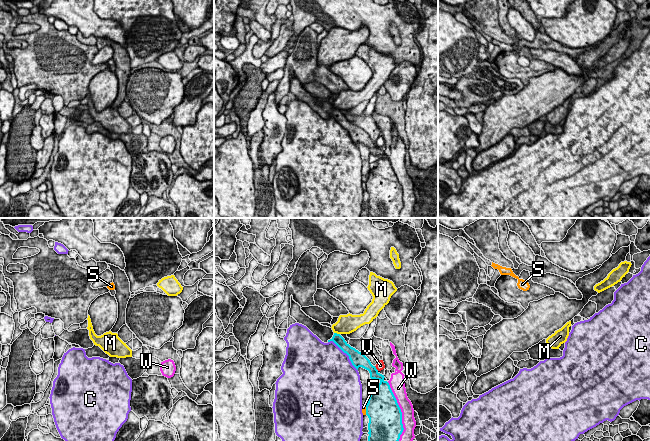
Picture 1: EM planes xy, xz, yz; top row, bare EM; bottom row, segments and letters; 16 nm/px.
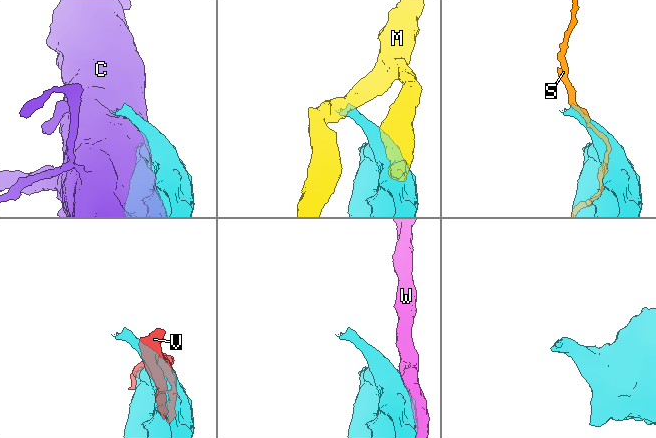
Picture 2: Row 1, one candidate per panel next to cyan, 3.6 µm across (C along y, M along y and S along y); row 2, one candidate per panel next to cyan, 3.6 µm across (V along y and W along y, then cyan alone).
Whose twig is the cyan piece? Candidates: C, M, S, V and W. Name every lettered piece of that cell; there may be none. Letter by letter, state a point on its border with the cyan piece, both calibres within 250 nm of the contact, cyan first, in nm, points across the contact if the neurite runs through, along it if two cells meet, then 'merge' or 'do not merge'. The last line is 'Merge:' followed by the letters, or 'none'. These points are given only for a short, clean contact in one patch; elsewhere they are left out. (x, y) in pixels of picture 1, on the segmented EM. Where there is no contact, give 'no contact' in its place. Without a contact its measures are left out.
C: contact xz (345, 352); calibres 240 and 480 nm; do not merge
M: contact xz (336, 333); calibres 160 and 320 nm; border xz (334, 332), (339, 334); do not merge
S: contact xz (366, 410); calibres 500 and 60 nm; do not merge
V: contact xz (375, 368); calibres 190 and 130 nm; do not merge
W: contact xz (400, 411); calibres 550 and 220 nm; do not merge
Merge: none

